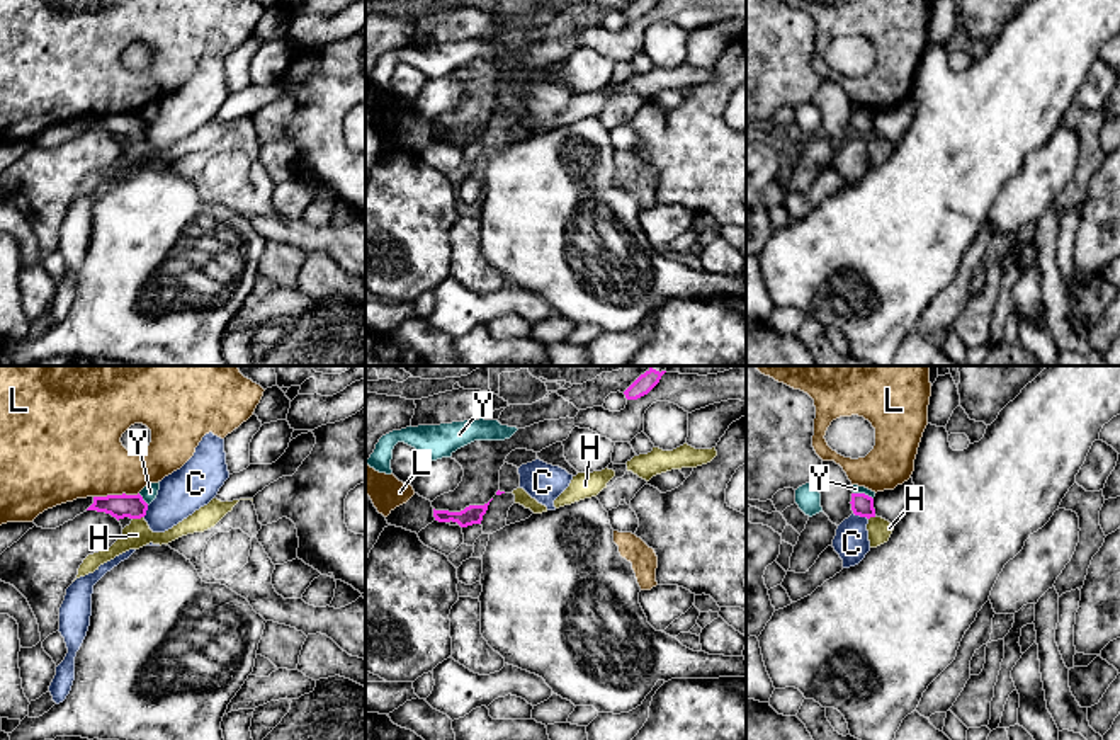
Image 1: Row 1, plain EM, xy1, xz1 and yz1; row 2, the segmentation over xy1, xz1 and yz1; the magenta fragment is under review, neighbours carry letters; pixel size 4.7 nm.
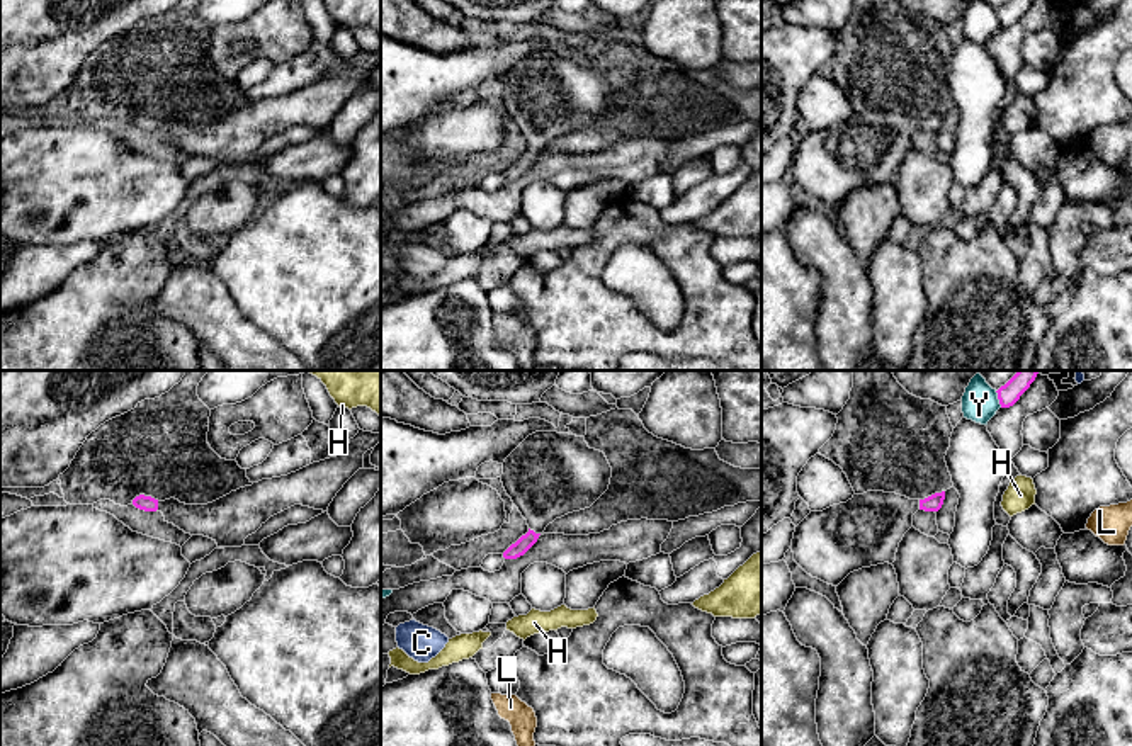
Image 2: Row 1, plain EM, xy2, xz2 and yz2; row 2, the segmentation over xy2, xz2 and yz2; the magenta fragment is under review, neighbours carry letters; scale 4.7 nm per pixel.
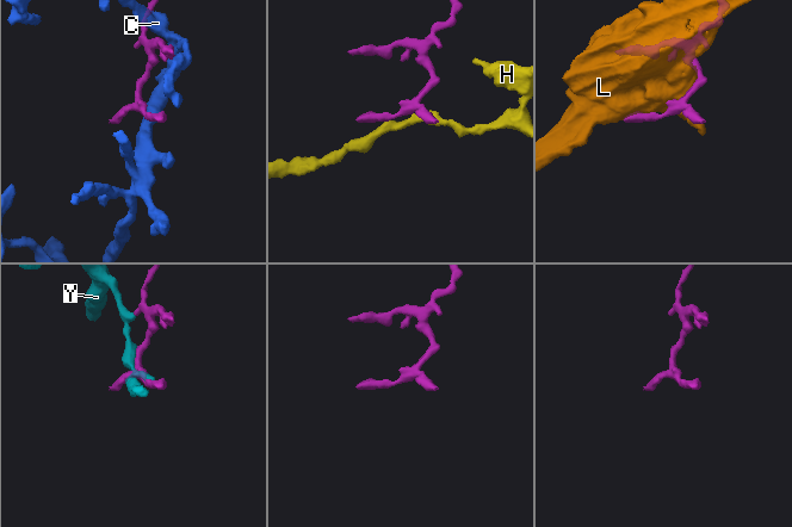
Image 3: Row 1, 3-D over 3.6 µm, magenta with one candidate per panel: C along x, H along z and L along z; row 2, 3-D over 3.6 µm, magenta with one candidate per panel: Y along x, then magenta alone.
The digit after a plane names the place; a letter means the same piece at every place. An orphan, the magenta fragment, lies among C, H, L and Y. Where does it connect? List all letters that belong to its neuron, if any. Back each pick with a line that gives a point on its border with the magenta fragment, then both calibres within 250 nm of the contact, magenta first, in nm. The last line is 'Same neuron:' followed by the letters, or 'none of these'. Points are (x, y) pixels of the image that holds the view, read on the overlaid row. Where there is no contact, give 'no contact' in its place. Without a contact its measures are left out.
Same neuron: none of these

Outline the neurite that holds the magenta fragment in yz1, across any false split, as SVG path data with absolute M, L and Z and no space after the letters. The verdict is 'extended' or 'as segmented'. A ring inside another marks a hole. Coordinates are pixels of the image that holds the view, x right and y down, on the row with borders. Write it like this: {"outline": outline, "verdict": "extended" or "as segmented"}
{"outline": "M851 493L851 510L860 517L875 517L874 498L865 493Z", "verdict": "as segmented"}

